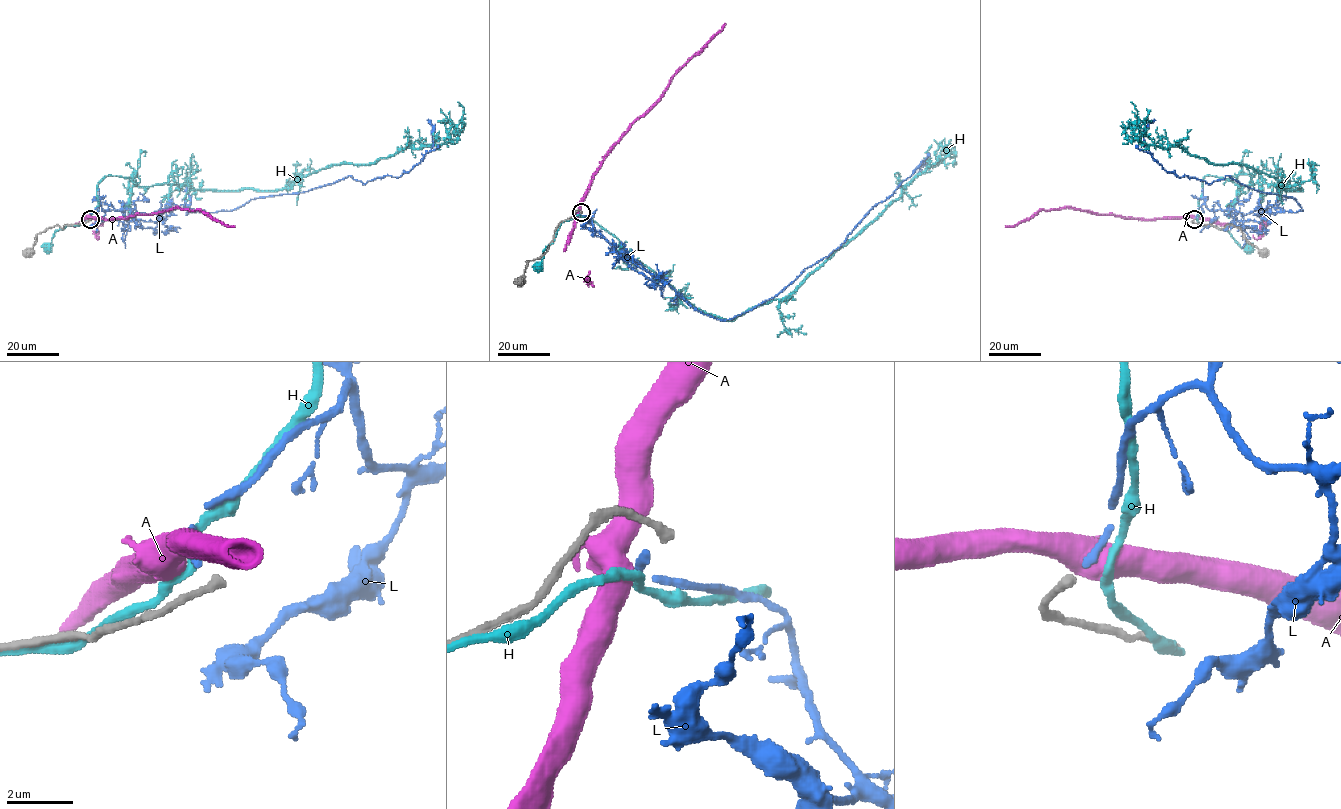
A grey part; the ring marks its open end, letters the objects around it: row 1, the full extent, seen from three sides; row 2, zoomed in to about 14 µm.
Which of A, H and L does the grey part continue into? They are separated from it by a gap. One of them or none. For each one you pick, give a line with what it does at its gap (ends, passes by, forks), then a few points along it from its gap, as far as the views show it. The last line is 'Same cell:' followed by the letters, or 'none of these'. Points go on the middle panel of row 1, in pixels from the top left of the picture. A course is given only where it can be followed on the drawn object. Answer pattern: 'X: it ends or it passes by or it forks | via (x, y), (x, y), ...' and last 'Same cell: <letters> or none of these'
L: it ends | via (580, 213), (680, 297), (703, 313), (727, 320), (774, 297), (838, 248), (924, 162), (918, 173)
Same cell: L

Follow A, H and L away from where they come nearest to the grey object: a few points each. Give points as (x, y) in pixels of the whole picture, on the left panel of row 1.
A: (88, 217), (124, 219), (178, 207), (202, 210), (235, 227)
H: (89, 219), (57, 230), (51, 248), (47, 248)
L: (89, 218), (100, 204), (212, 213), (349, 175), (363, 184), (400, 176), (433, 145), (427, 120)

